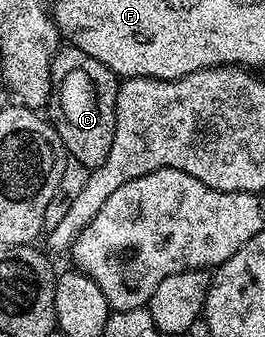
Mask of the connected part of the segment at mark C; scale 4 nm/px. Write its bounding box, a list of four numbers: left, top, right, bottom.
[48,47,119,170]

